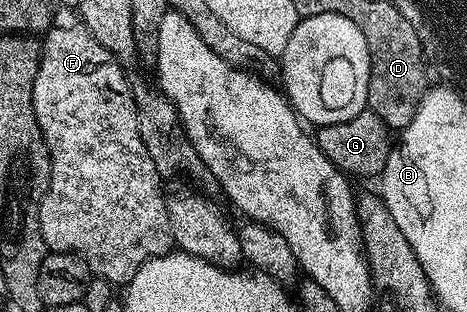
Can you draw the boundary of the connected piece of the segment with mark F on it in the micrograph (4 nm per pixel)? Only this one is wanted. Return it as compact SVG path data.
M55 25L42 36L41 50L39 53L39 68L37 77L33 81L32 105L36 113L37 125L43 134L44 143L51 156L51 183L48 185L47 192L40 202L40 229L41 237L45 241L48 252L52 251L70 251L73 255L80 255L89 265L92 276L106 279L112 285L126 285L130 283L131 278L145 265L145 261L156 259L162 255L170 255L175 247L175 238L169 225L169 213L167 212L167 195L161 184L161 177L153 165L153 157L149 157L149 149L145 149L145 141L141 141L141 129L137 129L137 109L133 101L131 92L131 81L124 64L118 63L97 41L86 27L76 25L76 27L59 27Z

